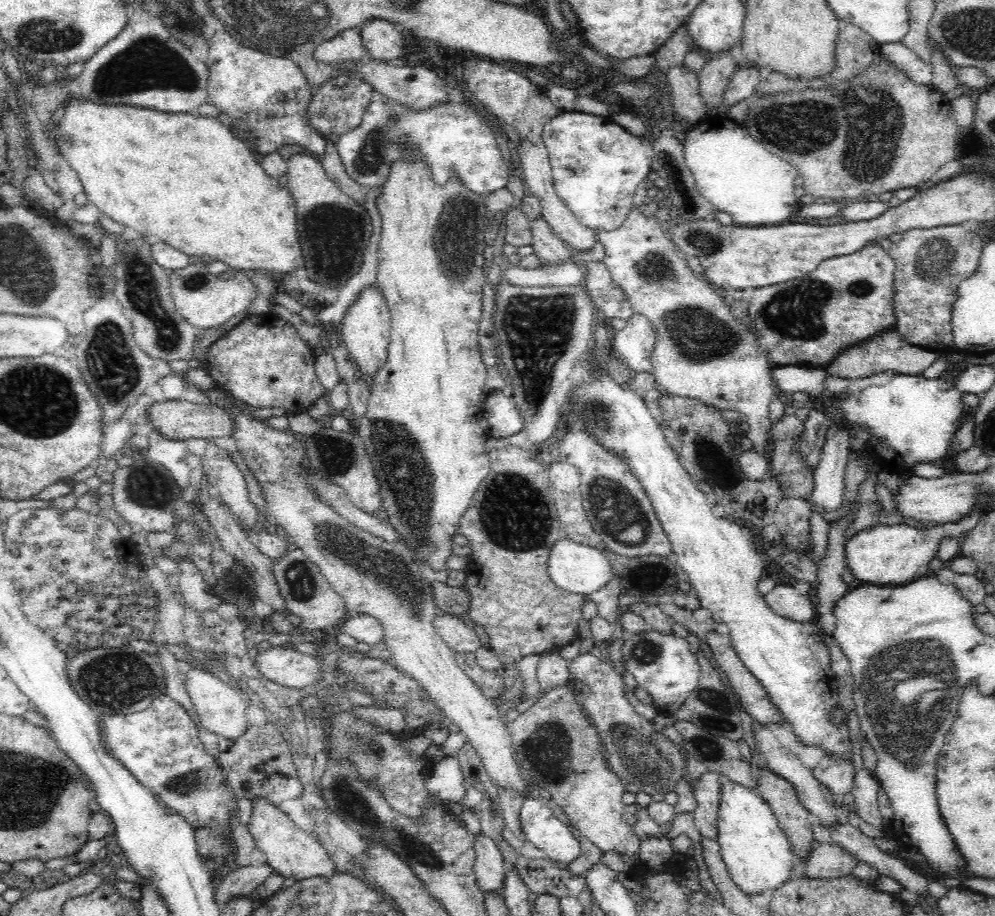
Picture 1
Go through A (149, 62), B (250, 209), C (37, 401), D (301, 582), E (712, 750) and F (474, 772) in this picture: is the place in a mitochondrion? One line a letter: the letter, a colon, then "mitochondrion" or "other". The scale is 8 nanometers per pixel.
A: mitochondrion
B: other
C: mitochondrion
D: mitochondrion
E: mitochondrion
F: other

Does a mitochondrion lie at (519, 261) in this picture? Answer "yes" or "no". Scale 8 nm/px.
no

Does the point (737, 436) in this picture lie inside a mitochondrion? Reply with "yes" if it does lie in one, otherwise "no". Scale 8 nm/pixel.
no

